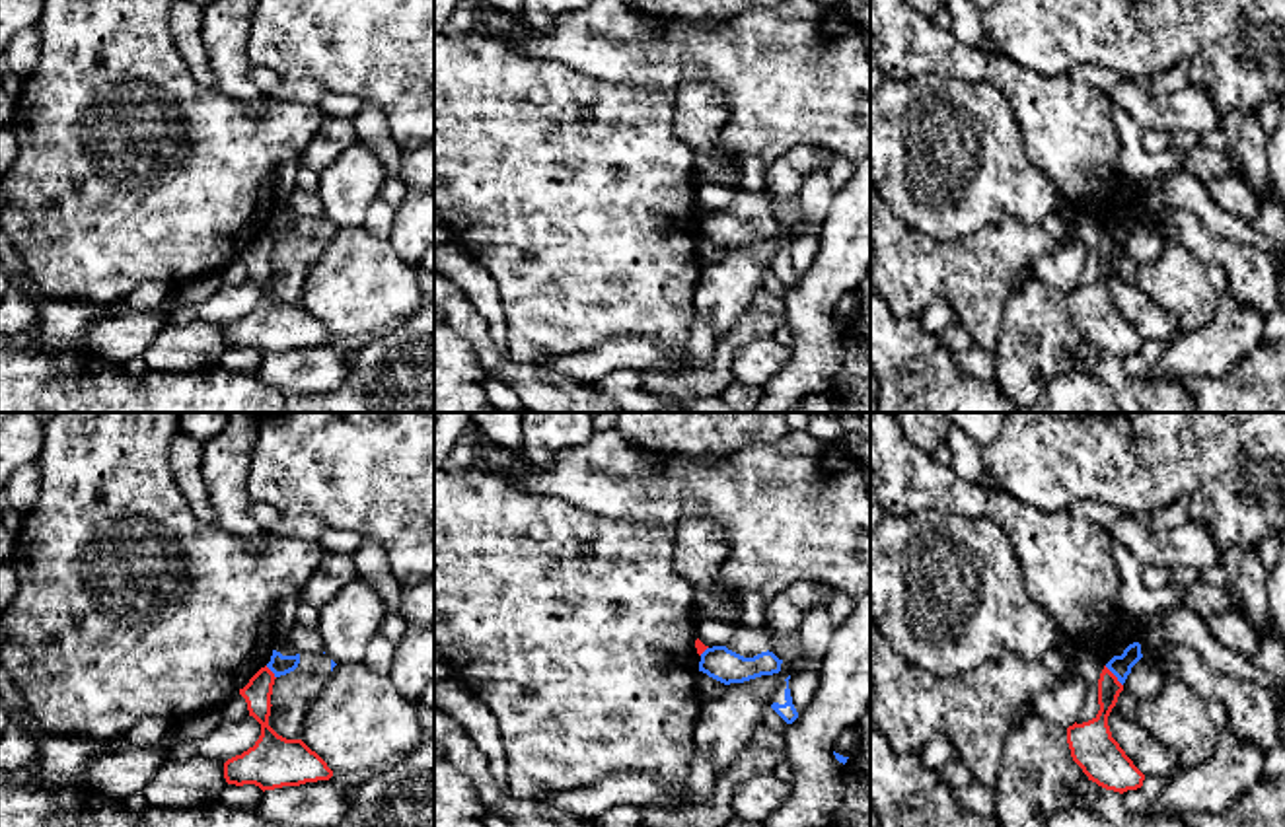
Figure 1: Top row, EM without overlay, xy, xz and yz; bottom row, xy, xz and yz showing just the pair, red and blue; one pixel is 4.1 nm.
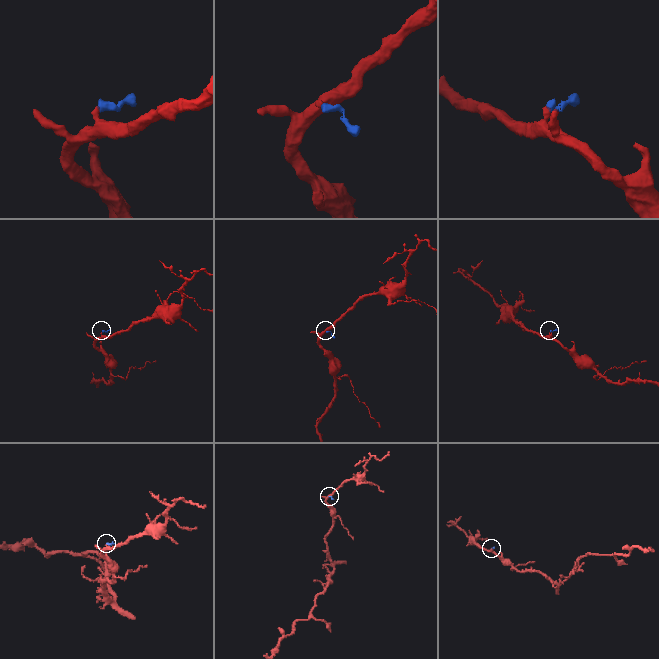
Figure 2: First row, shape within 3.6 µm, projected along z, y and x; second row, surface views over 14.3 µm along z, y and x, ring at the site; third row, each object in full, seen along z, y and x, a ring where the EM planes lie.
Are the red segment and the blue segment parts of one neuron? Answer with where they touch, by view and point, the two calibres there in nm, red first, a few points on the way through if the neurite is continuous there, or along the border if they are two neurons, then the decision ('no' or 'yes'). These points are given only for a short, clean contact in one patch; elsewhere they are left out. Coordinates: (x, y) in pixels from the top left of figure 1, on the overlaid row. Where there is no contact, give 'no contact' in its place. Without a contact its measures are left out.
contact yz (1114, 676); calibres 120 and 90 nm; border yz (1104, 666), (1122, 685); no

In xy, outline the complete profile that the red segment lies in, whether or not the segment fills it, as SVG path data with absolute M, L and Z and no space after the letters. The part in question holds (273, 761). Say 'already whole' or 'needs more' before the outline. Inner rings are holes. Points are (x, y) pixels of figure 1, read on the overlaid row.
already whole; M265 665L239 689L249 716L261 724L261 736L253 747L224 763L228 784L255 784L265 792L333 776L327 763L302 739L286 739L269 726L275 679L275 673Z

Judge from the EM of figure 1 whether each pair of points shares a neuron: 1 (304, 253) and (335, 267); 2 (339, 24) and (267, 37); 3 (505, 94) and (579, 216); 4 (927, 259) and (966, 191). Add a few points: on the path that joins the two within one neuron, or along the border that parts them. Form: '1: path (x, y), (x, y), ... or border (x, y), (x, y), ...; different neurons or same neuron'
1: border (337, 228), (312, 265), (300, 302); different neurons
2: path (322, 26), (285, 35); same neuron
3: path (505, 125), (505, 139), (551, 185); same neuron
4: border (900, 216), (937, 240), (958, 242), (984, 228); different neurons

